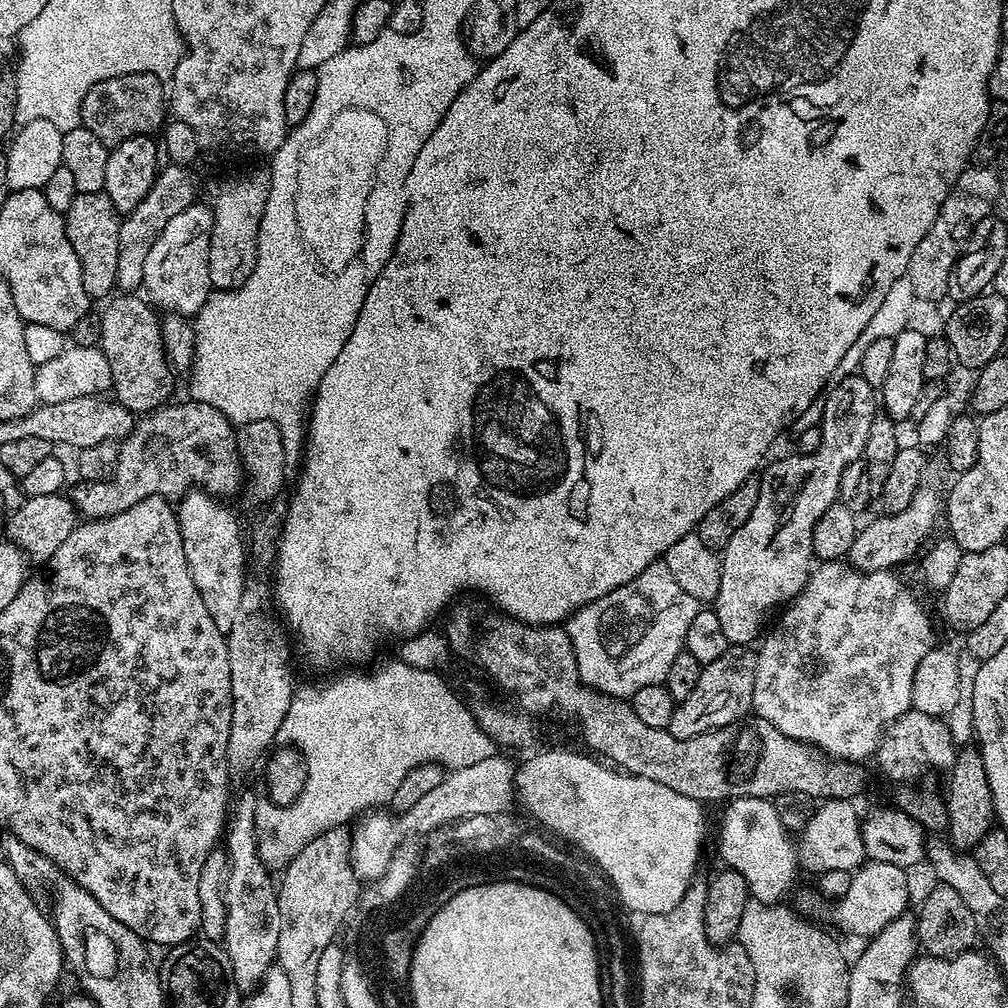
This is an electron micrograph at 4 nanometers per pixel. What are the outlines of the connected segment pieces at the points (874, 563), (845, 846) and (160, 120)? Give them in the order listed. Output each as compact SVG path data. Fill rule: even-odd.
M928 482L921 483L913 494L913 500L909 502L909 506L902 510L901 513L880 514L877 520L872 520L868 525L861 527L854 538L854 546L850 546L846 560L851 567L861 572L875 572L877 570L892 570L903 560L908 560L924 542L924 536L928 536L932 532L932 527L942 514L942 492L939 492L934 485Z
M825 800L809 815L806 826L798 834L795 845L799 867L808 872L823 874L841 872L851 874L865 863L864 843L862 842L861 813L856 813L852 800Z
M149 72L122 74L106 78L94 86L82 98L80 122L110 150L126 138L152 136L159 133L166 123L166 84L163 79Z

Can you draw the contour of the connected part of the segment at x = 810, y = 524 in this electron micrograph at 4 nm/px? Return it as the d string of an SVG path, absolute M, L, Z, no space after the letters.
M855 374L843 378L837 384L832 384L827 389L822 403L824 419L820 428L819 446L812 452L776 460L763 469L759 477L758 503L754 506L754 511L750 513L746 526L742 526L742 530L738 530L738 534L734 534L734 538L730 538L730 542L722 550L720 556L722 586L718 586L714 610L731 645L751 645L761 635L765 613L772 611L775 613L781 606L795 600L796 595L804 589L808 574L814 567L812 543L818 518L822 518L822 514L826 514L826 510L830 510L830 506L837 503L843 471L855 460L863 457L870 424L878 415L877 389L872 388L870 382L866 382L866 378Z

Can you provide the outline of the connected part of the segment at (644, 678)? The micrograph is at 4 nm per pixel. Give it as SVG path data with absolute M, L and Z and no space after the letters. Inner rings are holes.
M657 562L642 570L642 574L634 578L634 582L626 582L626 586L618 586L618 590L577 608L576 613L566 621L566 631L570 646L574 646L580 681L602 694L617 696L619 700L628 700L638 690L642 690L642 686L664 684L674 658L685 651L686 630L690 630L690 622L697 610L698 601L690 598L690 594L686 594L686 590L682 590L682 586L674 582L674 574L670 574L663 562ZM598 608L664 608L664 614L660 614L662 626L654 628L654 632L660 632L662 636L654 636L654 652L640 654L640 668L636 668L636 674L624 674L624 664L618 666L618 654L608 654L606 644L600 644Z

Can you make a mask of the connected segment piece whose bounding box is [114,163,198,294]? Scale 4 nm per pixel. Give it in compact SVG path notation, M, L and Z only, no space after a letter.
M173 163L160 169L156 173L154 186L150 186L150 194L146 194L146 198L142 198L142 202L138 202L138 206L134 206L134 210L121 219L118 242L114 246L118 250L116 288L121 293L135 293L143 285L146 257L150 255L154 242L158 242L158 234L162 234L166 225L178 214L182 214L182 210L197 203L196 180L192 177L192 171L191 167Z

